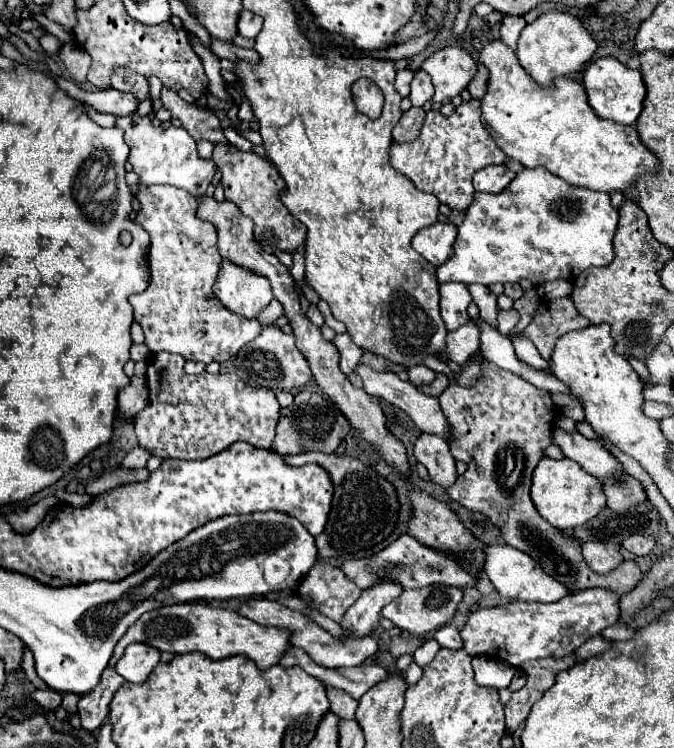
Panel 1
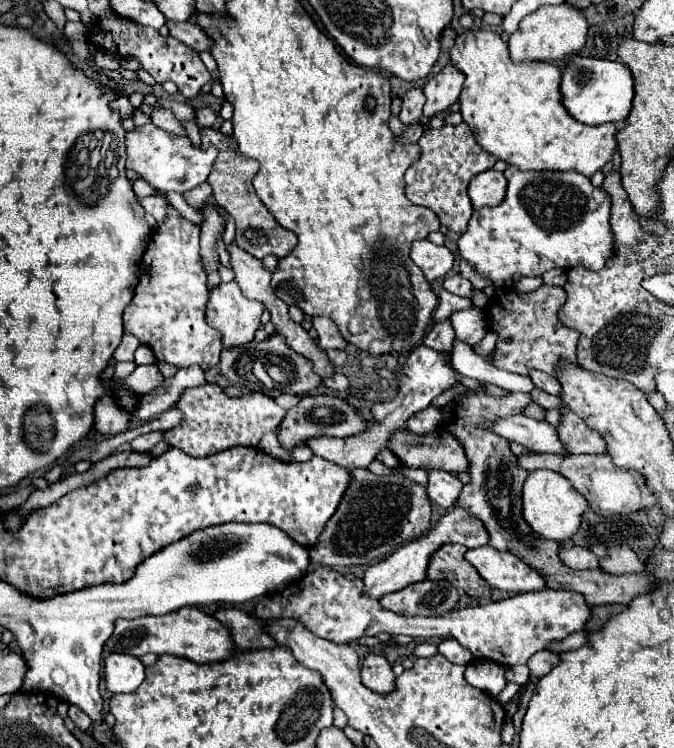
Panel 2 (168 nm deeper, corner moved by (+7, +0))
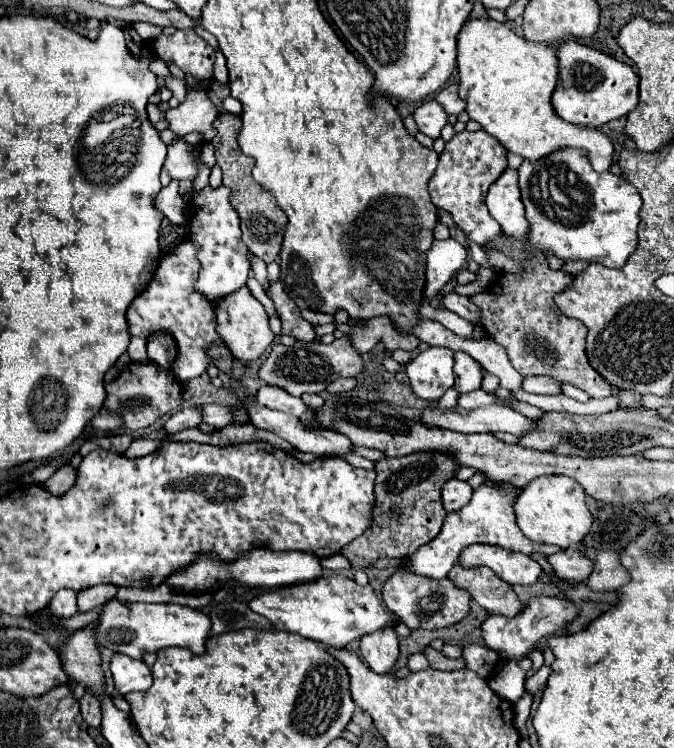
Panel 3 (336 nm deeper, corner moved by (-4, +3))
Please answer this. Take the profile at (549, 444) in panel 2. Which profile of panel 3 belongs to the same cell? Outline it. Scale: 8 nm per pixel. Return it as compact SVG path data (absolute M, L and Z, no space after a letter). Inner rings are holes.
M427 406L421 410L421 422L427 426L437 426L445 430L455 430L463 434L491 434L491 432L511 432L515 436L523 436L533 430L535 420L525 418L523 414L505 408L505 406L481 406L473 410L465 410L461 406L451 408L451 412L439 412L435 406Z

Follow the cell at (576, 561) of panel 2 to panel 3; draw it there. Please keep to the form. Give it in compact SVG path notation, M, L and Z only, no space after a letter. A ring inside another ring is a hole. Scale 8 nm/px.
M575 548L551 554L547 556L547 562L551 564L555 578L559 580L585 582L593 570L593 562L587 556L581 556Z

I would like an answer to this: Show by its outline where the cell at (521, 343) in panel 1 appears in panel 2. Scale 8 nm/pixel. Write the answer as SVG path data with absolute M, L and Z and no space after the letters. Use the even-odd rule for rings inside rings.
M532 371L530 379L534 381L534 385L536 385L536 387L540 387L540 389L542 389L542 391L546 391L546 393L558 395L558 391L560 391L560 383L558 383L552 375L548 375L548 373L542 373L542 371Z

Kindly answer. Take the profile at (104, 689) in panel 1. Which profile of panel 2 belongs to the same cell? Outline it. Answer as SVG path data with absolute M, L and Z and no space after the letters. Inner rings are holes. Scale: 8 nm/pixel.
M70 705L70 709L68 709L68 717L76 723L76 727L80 727L82 731L88 731L92 725L92 719L88 719L88 715L84 713L84 711L80 711L76 705Z

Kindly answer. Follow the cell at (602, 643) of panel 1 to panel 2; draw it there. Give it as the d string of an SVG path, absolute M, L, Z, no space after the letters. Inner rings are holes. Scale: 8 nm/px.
M540 651L538 655L534 655L528 663L530 667L530 675L532 677L542 677L544 673L548 673L552 667L556 667L560 663L560 655L554 651Z

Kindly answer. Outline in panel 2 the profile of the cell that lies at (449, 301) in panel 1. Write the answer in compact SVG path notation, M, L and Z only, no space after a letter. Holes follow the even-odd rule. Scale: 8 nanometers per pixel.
M450 319L434 323L430 333L424 339L424 345L438 349L438 351L452 351L452 343L454 343L454 331L452 331Z

